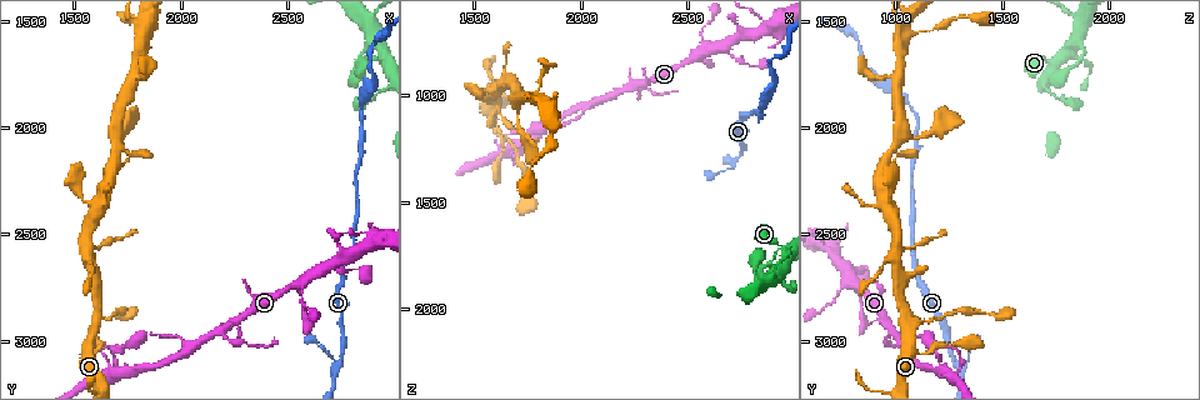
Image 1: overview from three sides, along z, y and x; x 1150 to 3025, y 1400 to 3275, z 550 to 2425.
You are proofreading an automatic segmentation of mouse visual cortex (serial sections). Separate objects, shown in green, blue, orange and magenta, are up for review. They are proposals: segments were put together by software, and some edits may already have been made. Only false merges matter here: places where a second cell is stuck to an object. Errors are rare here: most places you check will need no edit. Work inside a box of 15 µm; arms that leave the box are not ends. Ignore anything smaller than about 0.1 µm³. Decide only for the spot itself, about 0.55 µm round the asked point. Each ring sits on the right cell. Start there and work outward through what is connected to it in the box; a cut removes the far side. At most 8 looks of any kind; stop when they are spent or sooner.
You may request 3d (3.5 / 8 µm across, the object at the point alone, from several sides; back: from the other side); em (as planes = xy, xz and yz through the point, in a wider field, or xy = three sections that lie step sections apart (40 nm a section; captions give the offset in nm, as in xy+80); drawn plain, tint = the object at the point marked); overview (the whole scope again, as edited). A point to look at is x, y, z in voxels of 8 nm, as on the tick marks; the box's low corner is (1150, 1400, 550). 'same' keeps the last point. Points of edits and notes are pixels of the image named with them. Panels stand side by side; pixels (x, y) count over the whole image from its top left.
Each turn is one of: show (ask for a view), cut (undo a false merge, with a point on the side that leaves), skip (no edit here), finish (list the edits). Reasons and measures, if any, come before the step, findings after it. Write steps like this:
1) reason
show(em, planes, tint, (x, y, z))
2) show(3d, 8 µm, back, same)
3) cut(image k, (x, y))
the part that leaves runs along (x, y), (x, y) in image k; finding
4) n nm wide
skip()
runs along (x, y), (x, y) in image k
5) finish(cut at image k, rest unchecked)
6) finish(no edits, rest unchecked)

show(3d, 3.5 µm, (2730, 3110, 1300))

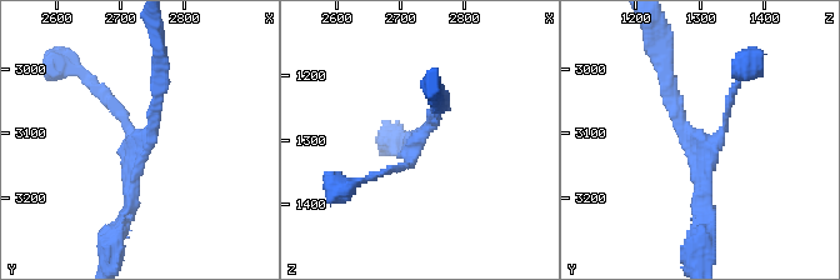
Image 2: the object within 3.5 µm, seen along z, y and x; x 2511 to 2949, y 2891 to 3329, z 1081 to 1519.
shape alone is not enough
show(em, xy, step 3, tint, (2735, 3110, 1295))

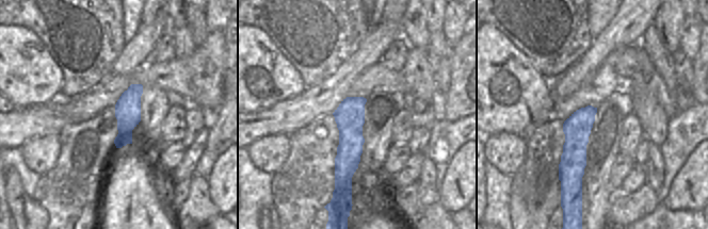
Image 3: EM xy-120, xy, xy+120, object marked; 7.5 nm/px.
skip()
runs along (360, 99), (350, 114), (349, 186) in image 3; one cell here

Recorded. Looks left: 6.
abrupt turn
show(3d, 3.5 µm, (2880, 1600, 1860))

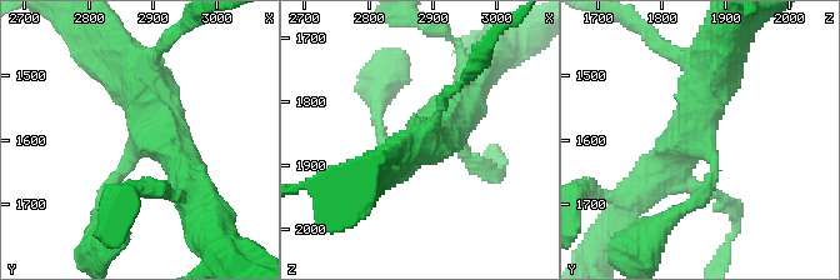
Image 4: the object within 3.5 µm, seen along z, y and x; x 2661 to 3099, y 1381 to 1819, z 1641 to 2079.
show(em, xy, step 3, tint, (2885, 1610, 1865))

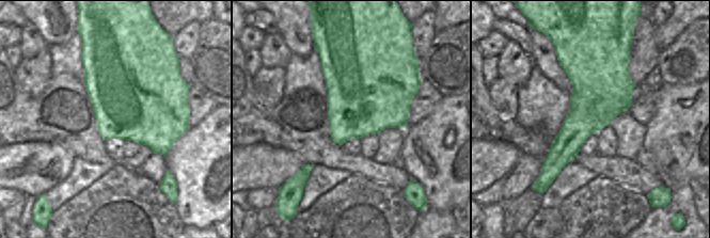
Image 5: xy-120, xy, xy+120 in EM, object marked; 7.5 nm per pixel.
skip()
runs along (638, 194), (691, 136), (714, 68) in image 4; all the same cell

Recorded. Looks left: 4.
a narrow waist
show(3d, 3.5 µm, (1860, 1530, 1190))

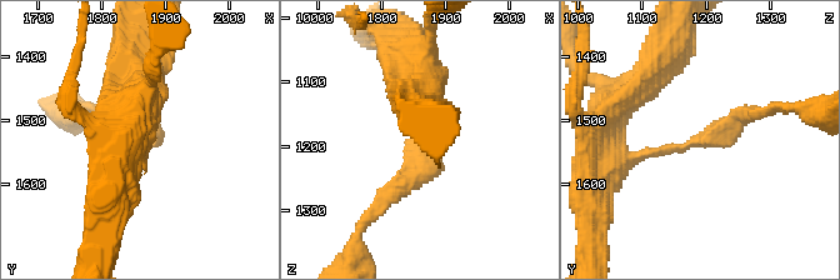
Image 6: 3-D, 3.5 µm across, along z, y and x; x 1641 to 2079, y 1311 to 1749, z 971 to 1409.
shape alone is not enough
show(em, xy, step 1, tint, same)

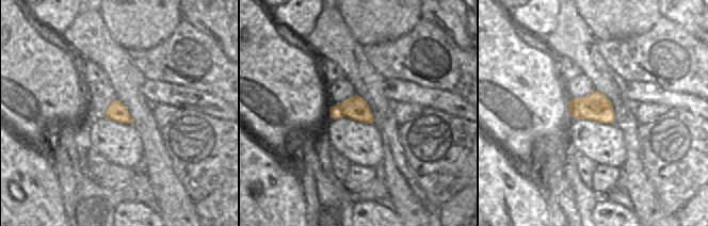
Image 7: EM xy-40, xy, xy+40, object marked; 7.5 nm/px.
another direction
show(em, xy, step 2, tint, same)

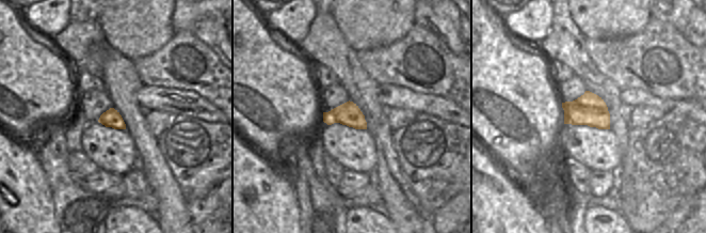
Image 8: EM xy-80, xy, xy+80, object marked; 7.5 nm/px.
arms of 200, 200 nm
skip()
continuous, no second cell

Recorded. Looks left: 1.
finish(no edits, rest unchecked)

